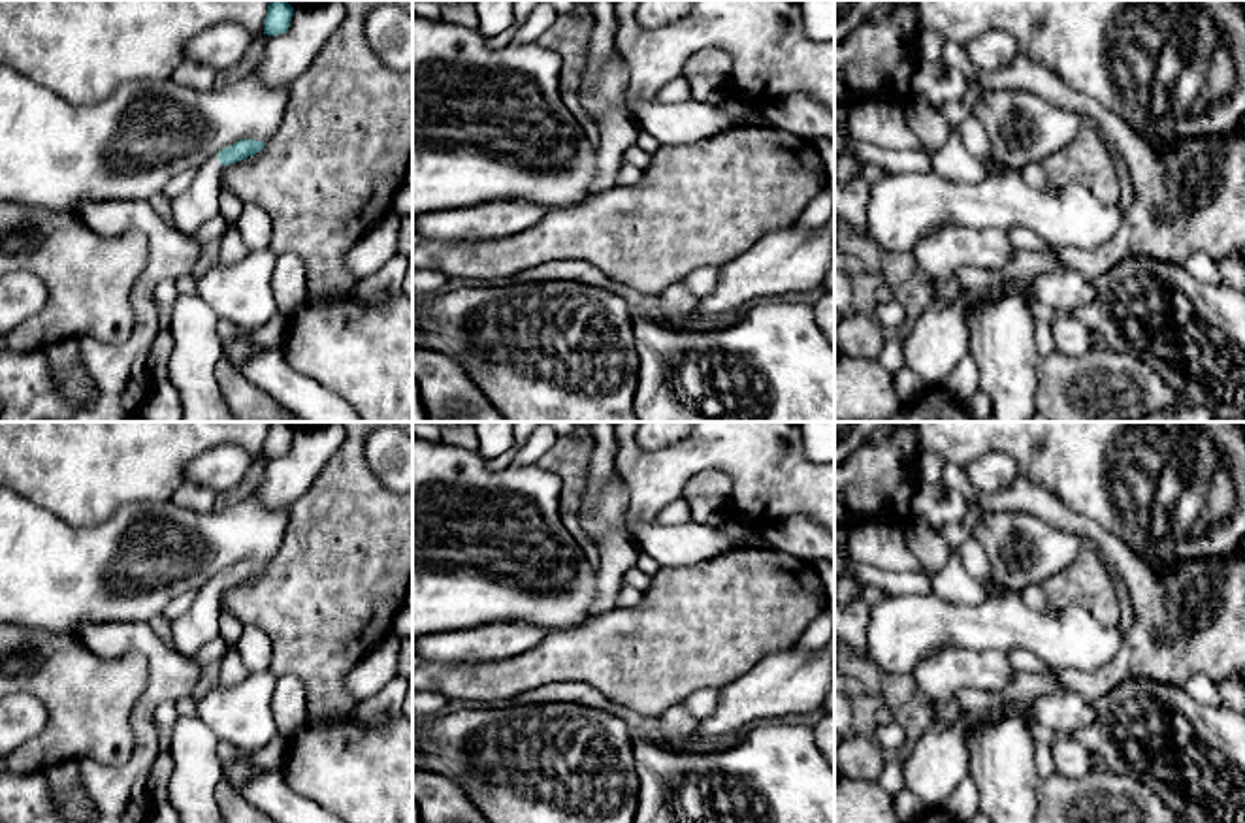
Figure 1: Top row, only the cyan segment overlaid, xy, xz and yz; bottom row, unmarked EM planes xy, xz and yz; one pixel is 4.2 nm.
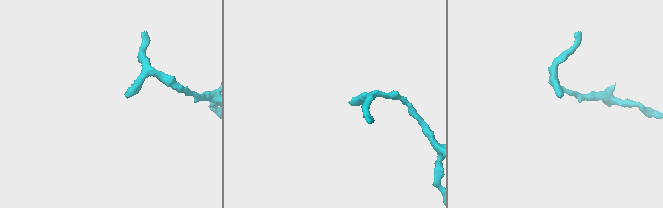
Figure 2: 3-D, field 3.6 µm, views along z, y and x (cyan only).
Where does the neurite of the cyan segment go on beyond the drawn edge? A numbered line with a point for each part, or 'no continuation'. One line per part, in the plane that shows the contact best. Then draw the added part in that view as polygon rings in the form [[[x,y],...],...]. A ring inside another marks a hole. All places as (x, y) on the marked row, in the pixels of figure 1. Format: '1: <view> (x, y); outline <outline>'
1: xy (198, 202); outline [[[218,158],[196,169],[194,181],[173,200],[173,226],[194,234],[203,222],[218,215],[220,173]]]

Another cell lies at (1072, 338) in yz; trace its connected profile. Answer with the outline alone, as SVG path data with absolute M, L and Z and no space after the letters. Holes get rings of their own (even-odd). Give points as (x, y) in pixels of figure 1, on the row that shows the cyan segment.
M1074 313L1055 315L1051 333L1057 352L1068 356L1091 352L1091 330Z

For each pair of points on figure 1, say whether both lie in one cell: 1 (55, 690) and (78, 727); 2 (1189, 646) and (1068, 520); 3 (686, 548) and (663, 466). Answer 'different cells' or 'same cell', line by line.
1: same cell
2: same cell
3: different cells

